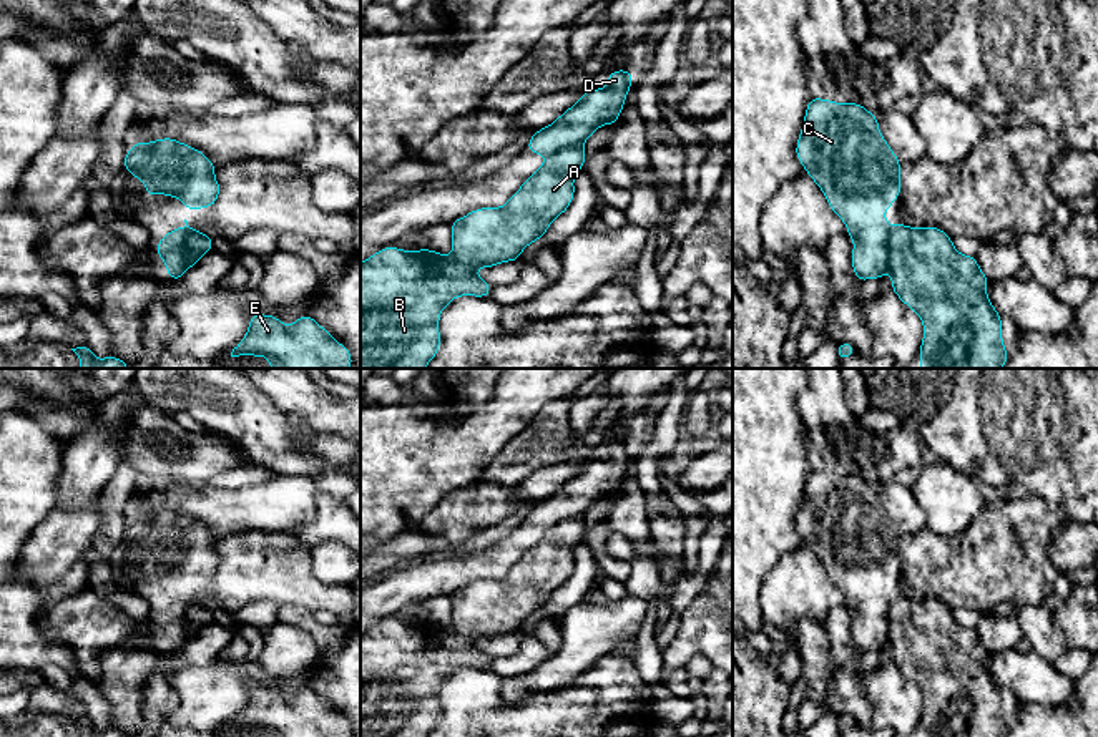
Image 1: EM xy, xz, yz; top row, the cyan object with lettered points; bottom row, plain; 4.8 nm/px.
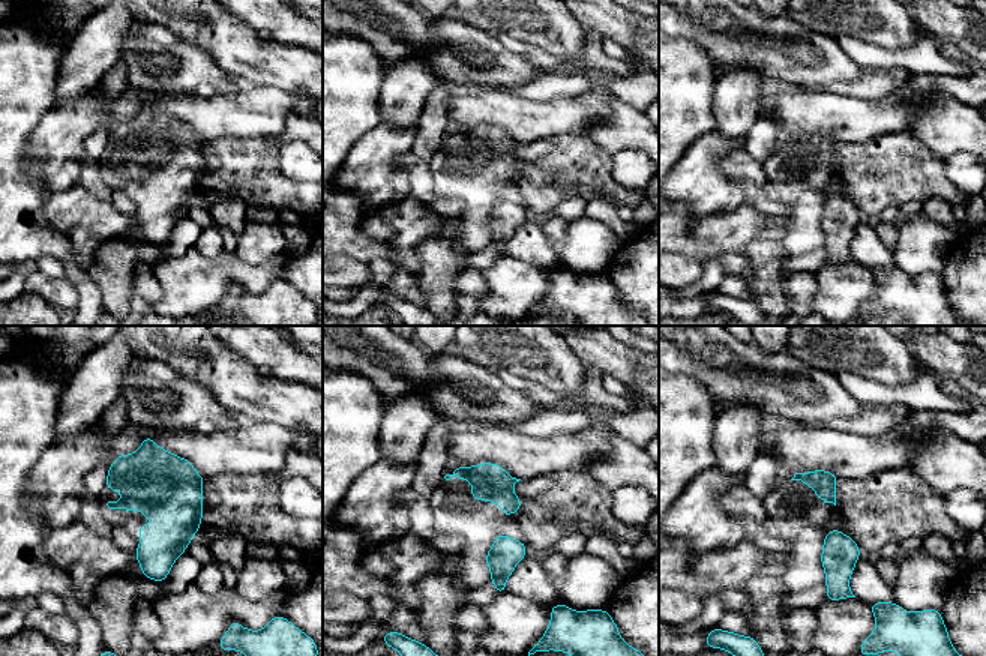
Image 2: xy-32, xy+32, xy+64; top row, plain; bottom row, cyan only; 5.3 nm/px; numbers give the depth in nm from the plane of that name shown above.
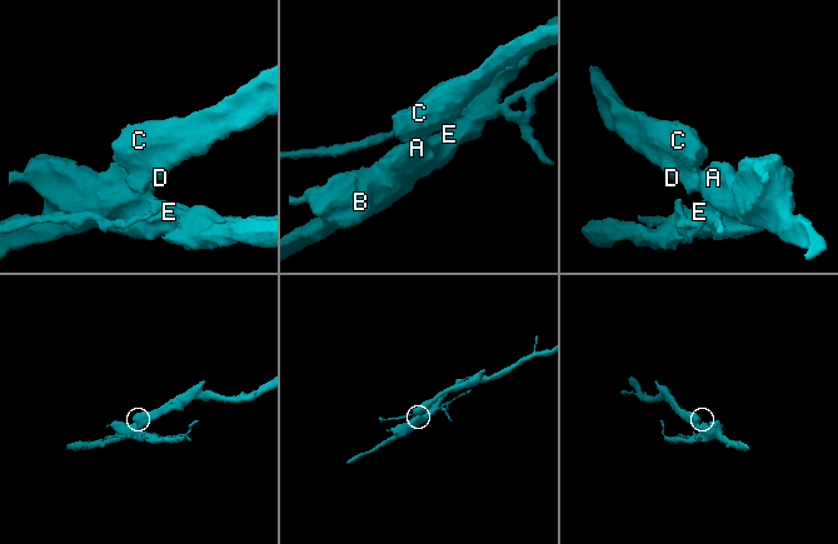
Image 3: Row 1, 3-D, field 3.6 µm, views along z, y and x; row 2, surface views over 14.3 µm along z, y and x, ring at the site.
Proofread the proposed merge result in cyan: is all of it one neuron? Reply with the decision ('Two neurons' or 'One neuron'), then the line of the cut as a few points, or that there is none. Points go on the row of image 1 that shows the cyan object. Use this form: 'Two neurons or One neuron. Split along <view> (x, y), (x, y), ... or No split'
Two neurons. Split along xy (201, 233), (193, 233), (186, 239), (188, 266)

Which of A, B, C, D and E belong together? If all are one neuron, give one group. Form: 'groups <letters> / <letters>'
groups A B E / C D

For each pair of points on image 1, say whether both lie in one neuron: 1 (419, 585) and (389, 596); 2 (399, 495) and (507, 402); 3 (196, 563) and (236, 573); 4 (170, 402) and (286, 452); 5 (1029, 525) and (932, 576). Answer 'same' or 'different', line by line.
1: same
2: same
3: different
4: same
5: same

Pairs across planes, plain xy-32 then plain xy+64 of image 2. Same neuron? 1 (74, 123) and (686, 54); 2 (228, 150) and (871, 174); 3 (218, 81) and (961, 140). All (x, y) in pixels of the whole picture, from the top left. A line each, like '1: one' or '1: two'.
1: two
2: one
3: two

